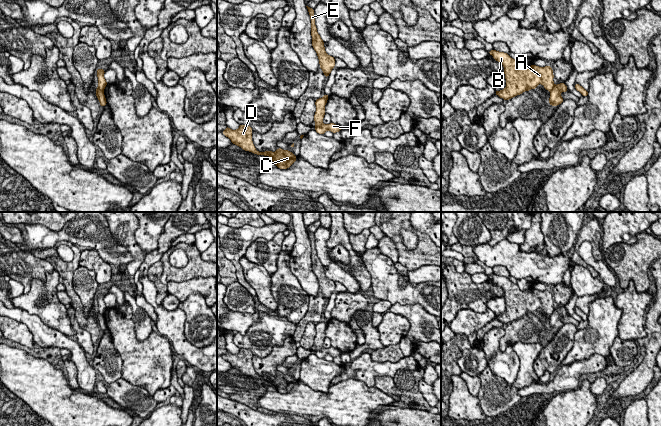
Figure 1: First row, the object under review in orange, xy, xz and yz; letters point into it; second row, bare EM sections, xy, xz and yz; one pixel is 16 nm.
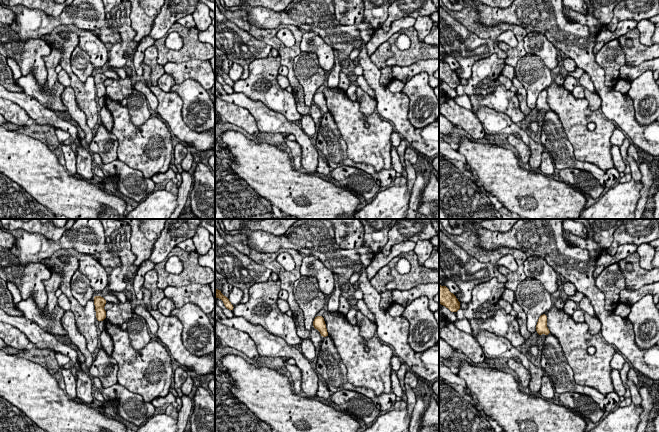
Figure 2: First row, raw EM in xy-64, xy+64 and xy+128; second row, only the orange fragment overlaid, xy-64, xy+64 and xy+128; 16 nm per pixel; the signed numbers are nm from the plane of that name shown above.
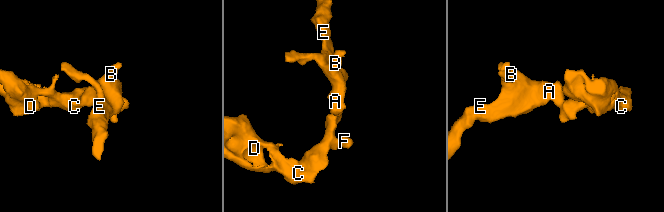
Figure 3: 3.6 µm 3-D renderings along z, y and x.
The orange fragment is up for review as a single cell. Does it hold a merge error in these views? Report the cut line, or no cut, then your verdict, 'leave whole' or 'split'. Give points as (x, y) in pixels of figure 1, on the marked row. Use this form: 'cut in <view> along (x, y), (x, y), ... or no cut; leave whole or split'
cut in yz along (554, 85), (550, 91); split

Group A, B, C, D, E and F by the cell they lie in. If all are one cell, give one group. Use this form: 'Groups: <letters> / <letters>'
Groups: A B E / C D F

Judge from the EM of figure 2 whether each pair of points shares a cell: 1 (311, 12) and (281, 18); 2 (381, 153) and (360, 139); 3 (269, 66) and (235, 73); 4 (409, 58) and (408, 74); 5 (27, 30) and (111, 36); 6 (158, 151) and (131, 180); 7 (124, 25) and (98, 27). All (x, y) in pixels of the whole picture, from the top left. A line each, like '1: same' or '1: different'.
1: same
2: same
3: different
4: different
5: same
6: different
7: different

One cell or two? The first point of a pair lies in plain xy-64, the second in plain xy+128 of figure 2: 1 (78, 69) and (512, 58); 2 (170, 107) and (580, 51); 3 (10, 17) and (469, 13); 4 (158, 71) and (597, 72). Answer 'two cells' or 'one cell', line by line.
1: two cells
2: one cell
3: one cell
4: two cells

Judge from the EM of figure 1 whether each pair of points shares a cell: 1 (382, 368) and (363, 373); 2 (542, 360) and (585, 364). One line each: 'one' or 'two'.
1: one
2: two

